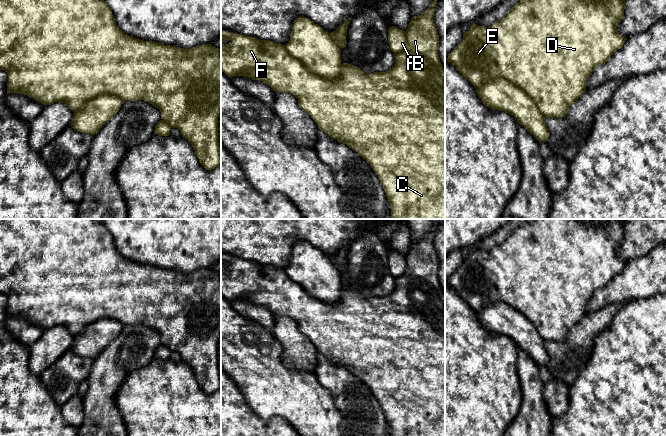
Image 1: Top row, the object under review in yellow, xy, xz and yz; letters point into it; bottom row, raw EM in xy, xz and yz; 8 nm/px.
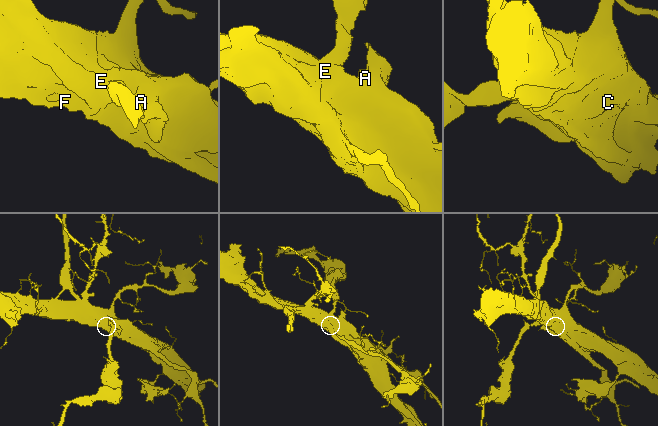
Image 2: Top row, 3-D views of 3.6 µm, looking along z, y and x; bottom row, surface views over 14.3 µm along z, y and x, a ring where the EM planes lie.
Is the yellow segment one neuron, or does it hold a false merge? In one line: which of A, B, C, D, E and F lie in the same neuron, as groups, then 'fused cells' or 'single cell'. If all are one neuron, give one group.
groups A / B C D E F; fused cells

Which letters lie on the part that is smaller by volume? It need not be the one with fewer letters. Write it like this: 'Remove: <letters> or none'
Remove: A

